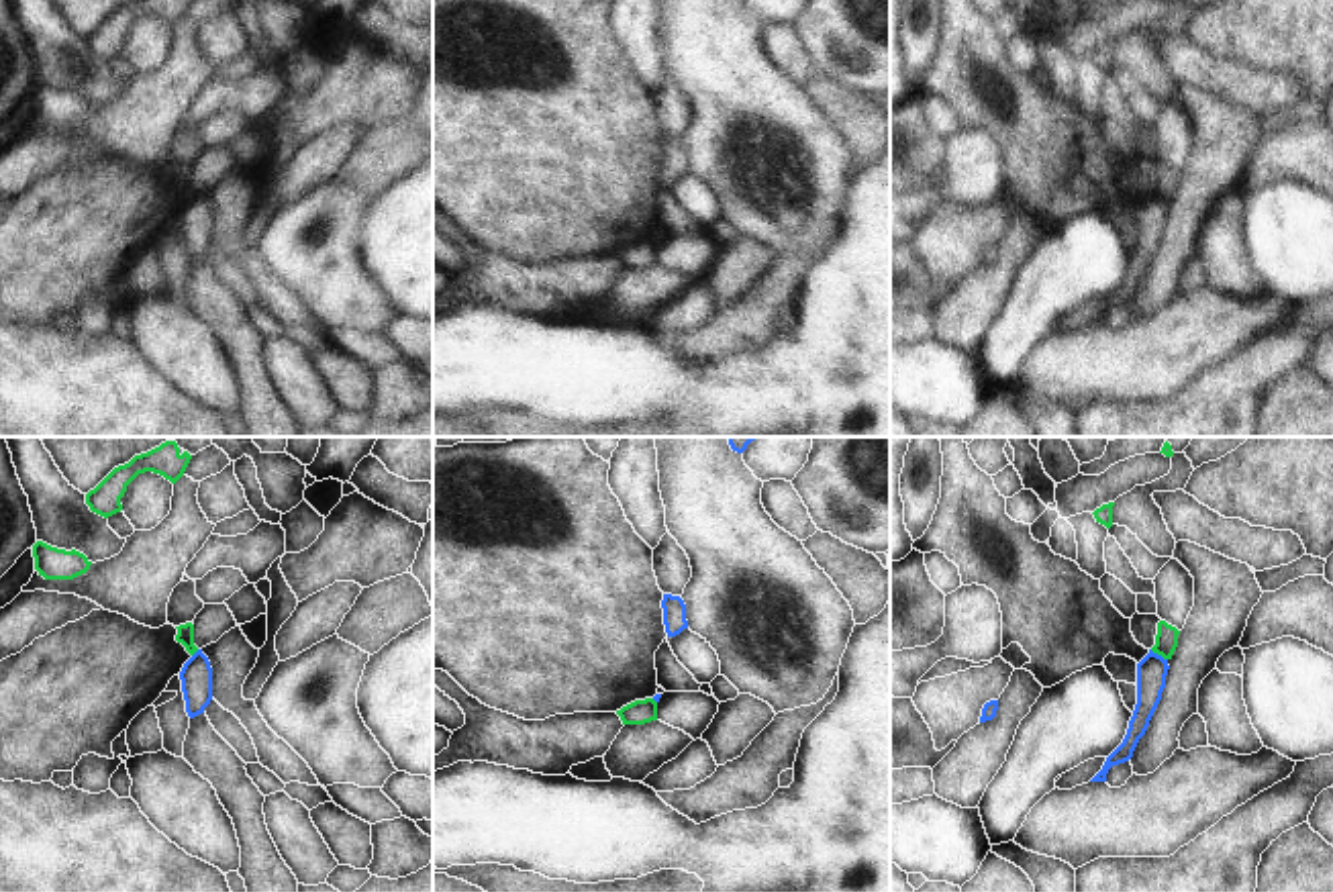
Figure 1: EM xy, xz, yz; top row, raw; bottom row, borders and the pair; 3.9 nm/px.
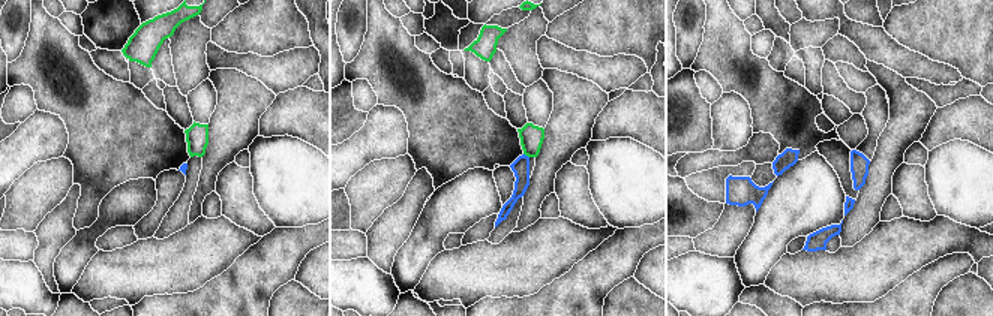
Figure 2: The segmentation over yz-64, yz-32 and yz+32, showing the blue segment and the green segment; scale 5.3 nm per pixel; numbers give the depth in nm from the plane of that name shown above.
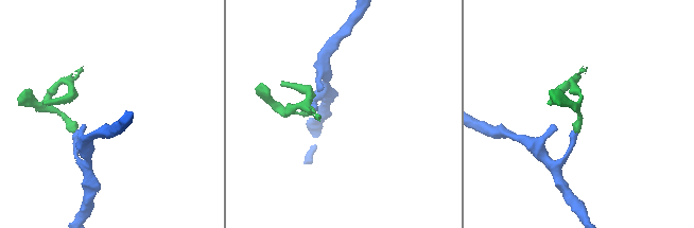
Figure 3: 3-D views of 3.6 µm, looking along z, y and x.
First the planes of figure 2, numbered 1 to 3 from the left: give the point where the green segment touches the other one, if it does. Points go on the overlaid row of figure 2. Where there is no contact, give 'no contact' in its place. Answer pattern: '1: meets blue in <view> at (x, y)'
1: no contact
2: meets blue in yz-32 at (527, 156)
3: no contact

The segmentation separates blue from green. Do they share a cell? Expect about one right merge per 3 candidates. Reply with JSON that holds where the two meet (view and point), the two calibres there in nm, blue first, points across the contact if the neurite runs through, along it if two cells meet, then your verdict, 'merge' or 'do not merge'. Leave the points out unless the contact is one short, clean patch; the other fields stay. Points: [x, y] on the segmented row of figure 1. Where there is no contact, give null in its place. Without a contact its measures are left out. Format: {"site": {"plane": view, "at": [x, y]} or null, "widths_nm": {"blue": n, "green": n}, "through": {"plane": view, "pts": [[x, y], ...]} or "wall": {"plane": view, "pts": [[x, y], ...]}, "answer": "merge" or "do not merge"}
{"site": {"plane": "yz", "at": [1156, 654]}, "widths_nm": {"blue": 120, "green": 90}, "wall": {"plane": "yz", "pts": [[1150, 650], [1166, 660]]}, "answer": "do not merge"}

